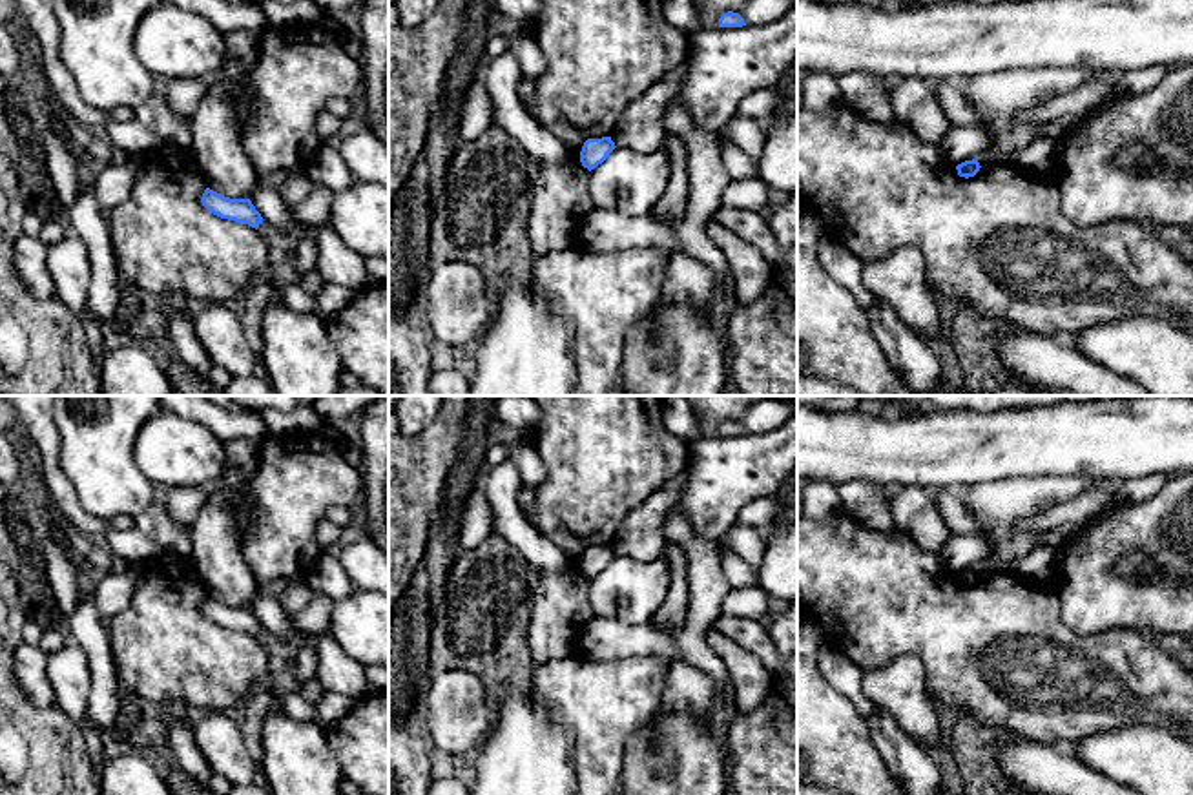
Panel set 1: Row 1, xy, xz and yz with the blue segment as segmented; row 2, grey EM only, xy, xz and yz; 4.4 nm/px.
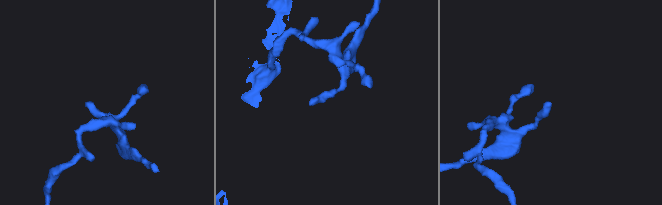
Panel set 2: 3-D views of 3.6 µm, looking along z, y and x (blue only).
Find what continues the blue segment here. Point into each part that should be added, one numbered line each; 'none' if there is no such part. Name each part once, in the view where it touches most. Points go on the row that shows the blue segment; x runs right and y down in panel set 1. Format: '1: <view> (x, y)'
none

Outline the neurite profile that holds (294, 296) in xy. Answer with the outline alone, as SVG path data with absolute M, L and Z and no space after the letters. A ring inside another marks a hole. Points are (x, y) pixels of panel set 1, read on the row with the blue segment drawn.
M299 283L288 284L279 297L286 308L297 314L314 314L316 310L314 295L310 295Z

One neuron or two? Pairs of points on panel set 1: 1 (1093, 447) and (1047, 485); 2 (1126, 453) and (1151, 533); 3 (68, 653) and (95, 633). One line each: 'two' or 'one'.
1: two
2: two
3: two

